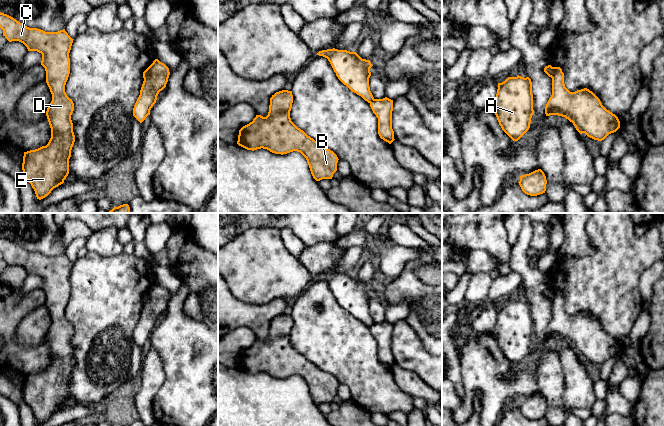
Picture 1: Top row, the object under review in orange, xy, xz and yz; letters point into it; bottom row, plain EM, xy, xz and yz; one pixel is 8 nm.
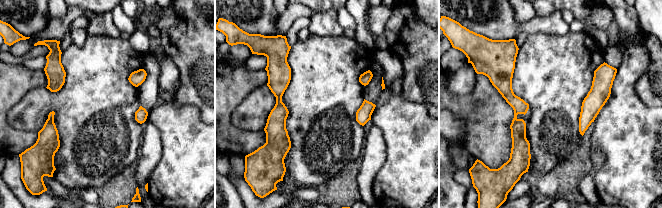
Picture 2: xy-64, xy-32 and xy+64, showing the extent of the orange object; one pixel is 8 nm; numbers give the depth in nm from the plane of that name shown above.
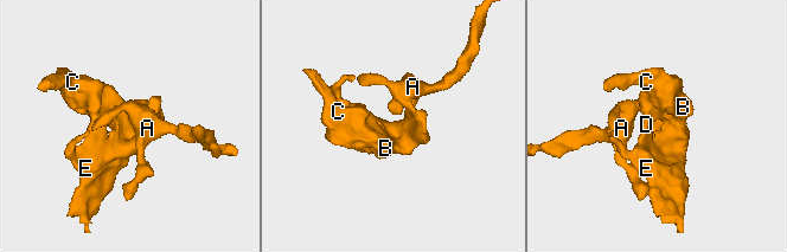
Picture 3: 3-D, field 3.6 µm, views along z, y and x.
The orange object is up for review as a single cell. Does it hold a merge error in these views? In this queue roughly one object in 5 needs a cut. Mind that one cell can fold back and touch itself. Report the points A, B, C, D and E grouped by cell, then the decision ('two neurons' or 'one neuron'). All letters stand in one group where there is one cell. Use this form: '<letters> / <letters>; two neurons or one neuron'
A / B C D E; two neurons

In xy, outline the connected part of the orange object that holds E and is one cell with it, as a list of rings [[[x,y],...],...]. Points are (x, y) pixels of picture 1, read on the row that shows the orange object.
[[[1,12],[0,28],[9,42],[19,41],[28,51],[42,54],[41,65],[45,68],[46,83],[52,94],[46,111],[51,138],[46,146],[24,152],[22,163],[23,177],[41,200],[63,184],[69,174],[69,159],[75,142],[71,120],[74,103],[67,96],[65,85],[70,74],[69,53],[74,39],[65,29],[45,32],[29,28]]]

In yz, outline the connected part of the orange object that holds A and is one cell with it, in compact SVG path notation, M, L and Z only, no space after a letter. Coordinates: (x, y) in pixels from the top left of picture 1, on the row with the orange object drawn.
M518 75L498 83L492 109L502 130L513 141L518 141L529 130L534 114L531 79Z

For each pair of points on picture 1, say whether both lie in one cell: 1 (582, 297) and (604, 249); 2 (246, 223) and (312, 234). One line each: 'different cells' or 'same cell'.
1: same cell
2: same cell

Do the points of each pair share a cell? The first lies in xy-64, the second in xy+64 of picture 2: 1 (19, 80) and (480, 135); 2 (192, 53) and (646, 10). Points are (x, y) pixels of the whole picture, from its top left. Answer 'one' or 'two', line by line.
1: one
2: two

